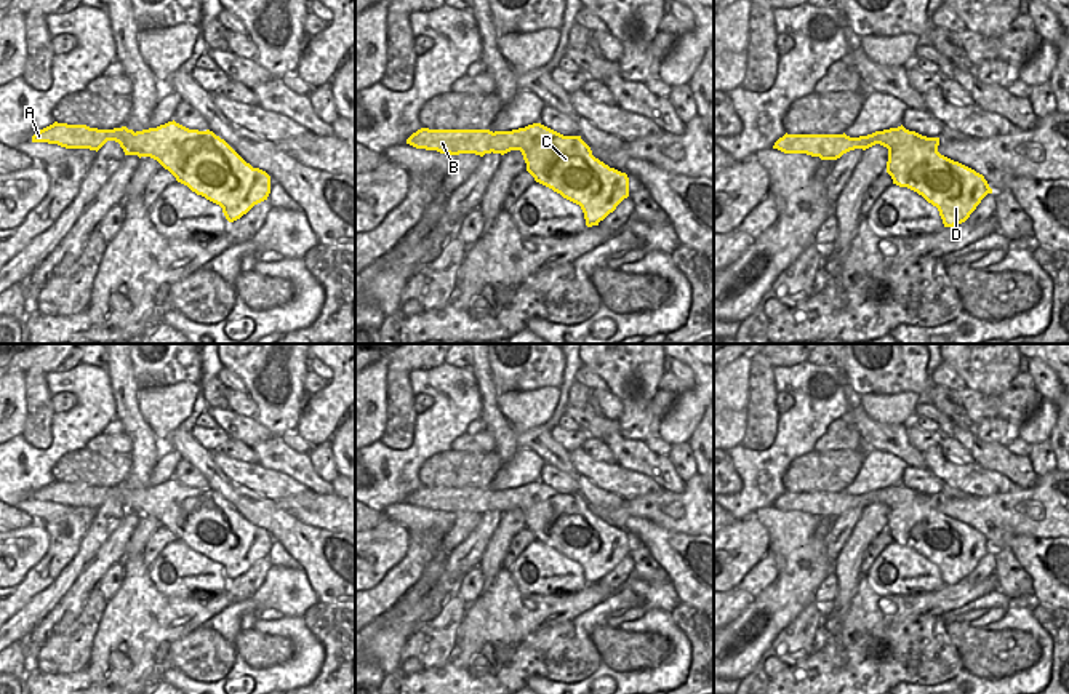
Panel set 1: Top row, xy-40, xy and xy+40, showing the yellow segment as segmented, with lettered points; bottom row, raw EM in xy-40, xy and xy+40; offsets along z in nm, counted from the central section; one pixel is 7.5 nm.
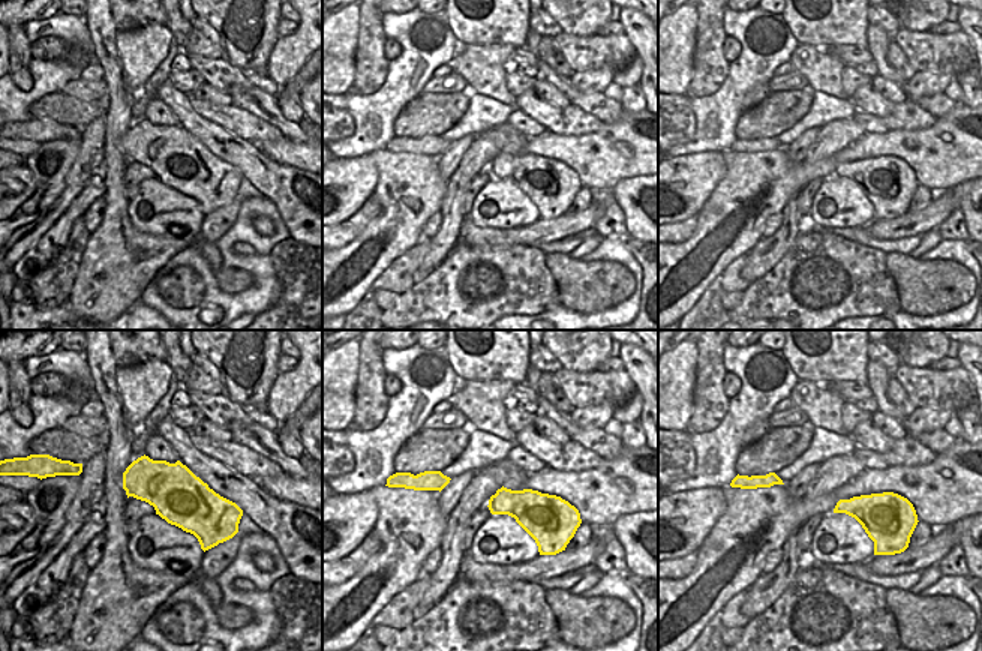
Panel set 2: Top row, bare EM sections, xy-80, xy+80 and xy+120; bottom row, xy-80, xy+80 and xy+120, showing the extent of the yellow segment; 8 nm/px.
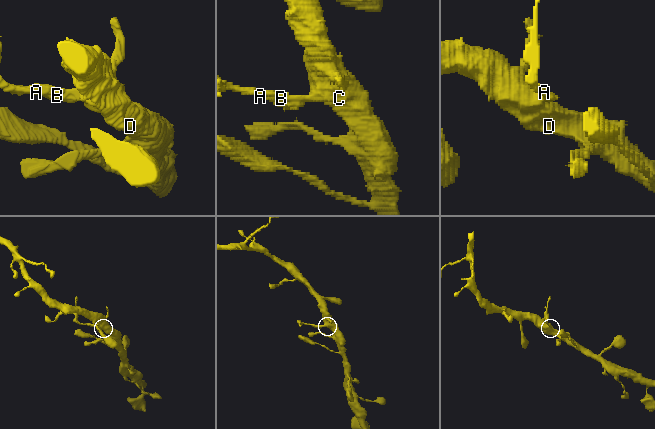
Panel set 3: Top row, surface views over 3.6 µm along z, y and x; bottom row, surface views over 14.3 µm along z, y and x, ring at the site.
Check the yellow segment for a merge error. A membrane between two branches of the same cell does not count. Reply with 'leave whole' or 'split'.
split

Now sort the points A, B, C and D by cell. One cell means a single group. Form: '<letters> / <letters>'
A B / C D

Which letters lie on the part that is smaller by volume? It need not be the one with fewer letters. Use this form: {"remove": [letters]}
{"remove": ["A", "B"]}

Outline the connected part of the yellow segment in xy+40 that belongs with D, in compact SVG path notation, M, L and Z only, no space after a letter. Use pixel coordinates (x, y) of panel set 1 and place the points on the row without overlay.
M901 483L851 499L853 509L875 502L887 505L887 531L893 542L917 550L936 564L944 585L965 580L981 558L992 552L983 532L938 510L939 496L927 496Z

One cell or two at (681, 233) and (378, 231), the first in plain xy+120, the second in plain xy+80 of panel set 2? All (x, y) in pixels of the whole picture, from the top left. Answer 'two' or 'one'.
two

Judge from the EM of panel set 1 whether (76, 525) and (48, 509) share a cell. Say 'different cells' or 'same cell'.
different cells

